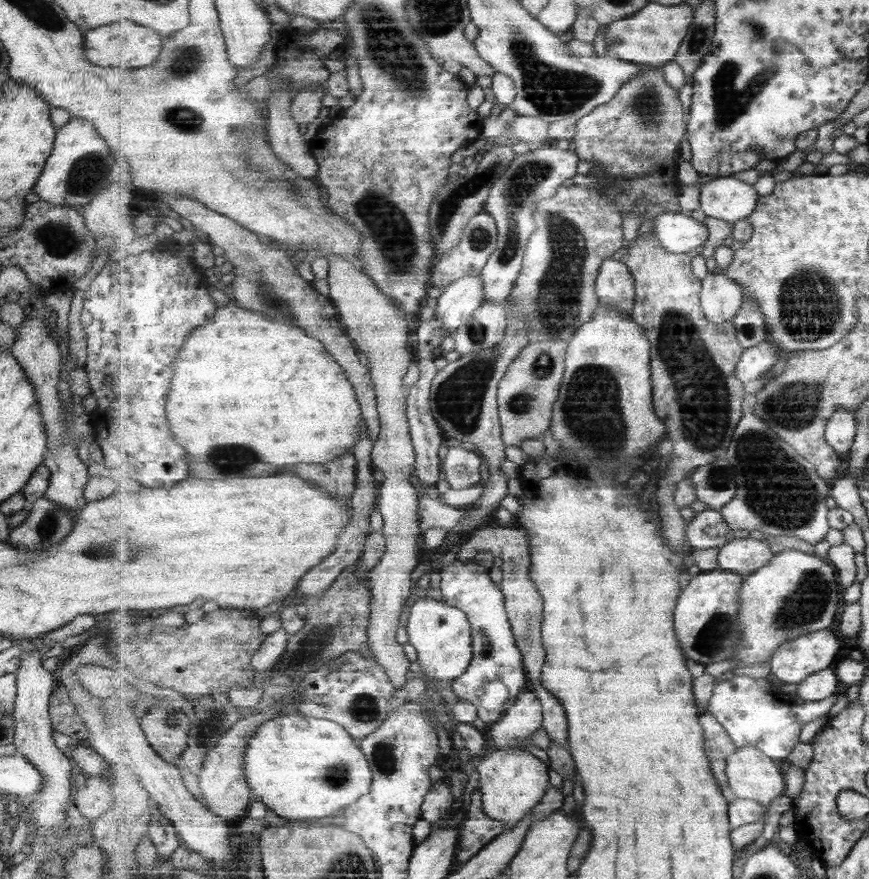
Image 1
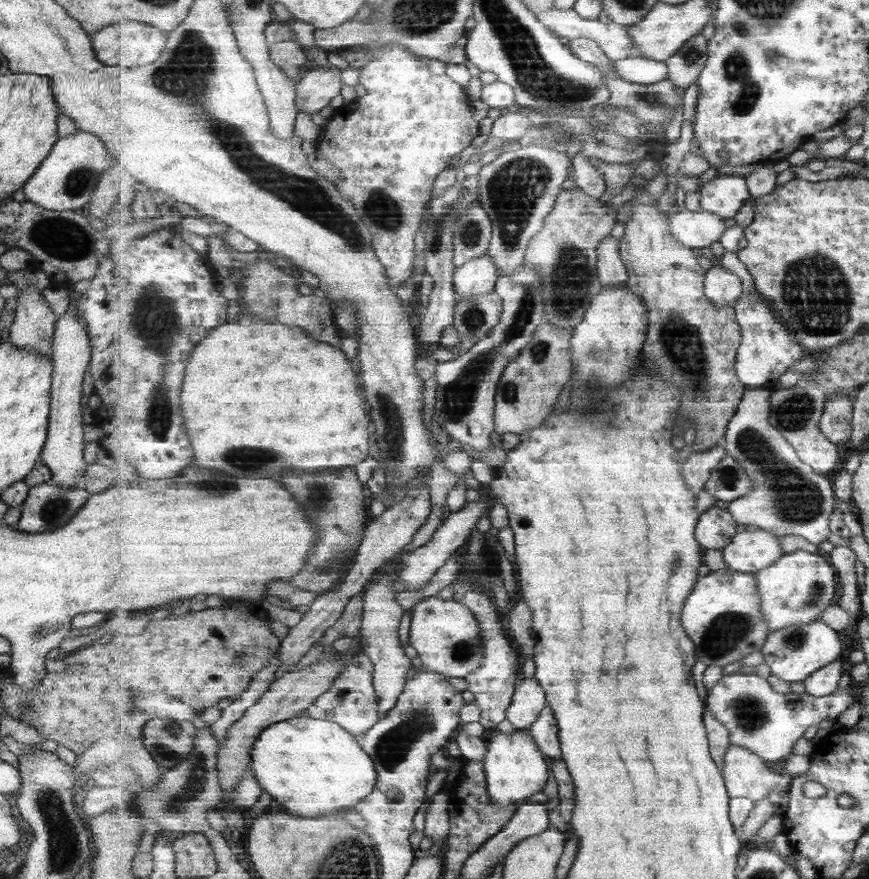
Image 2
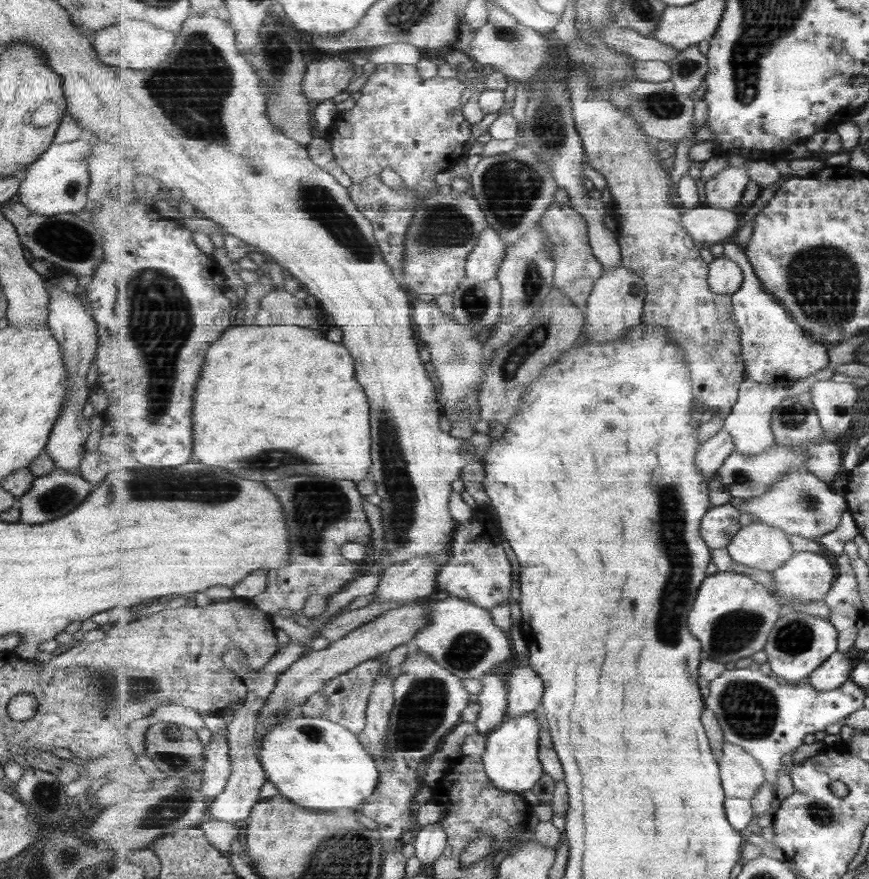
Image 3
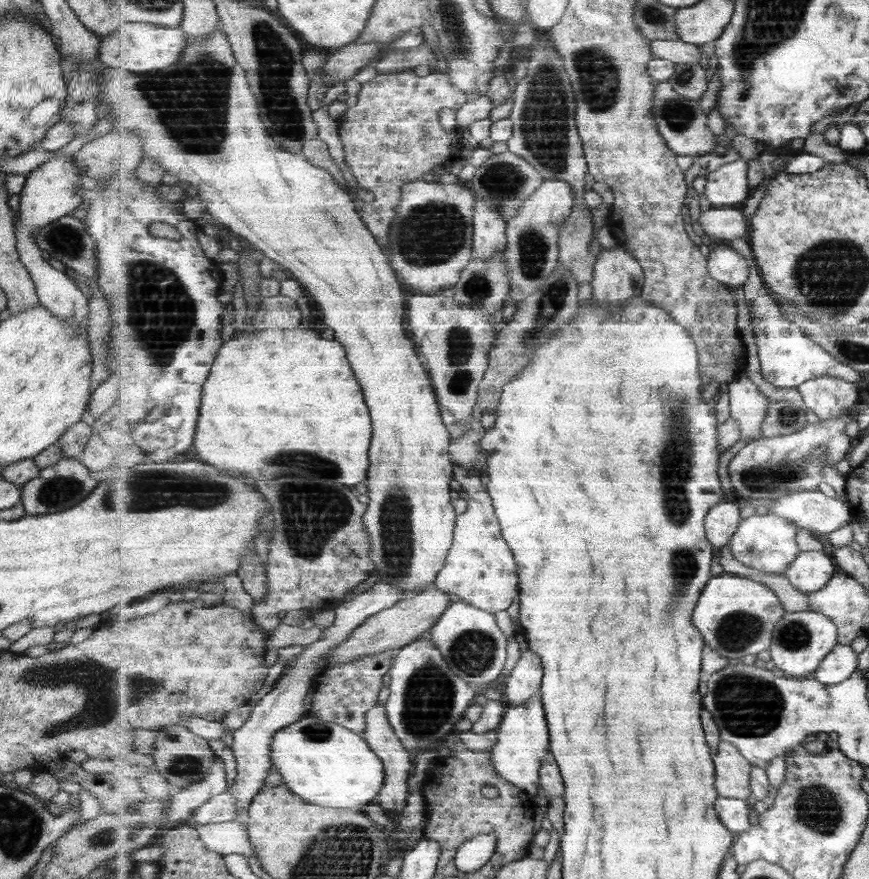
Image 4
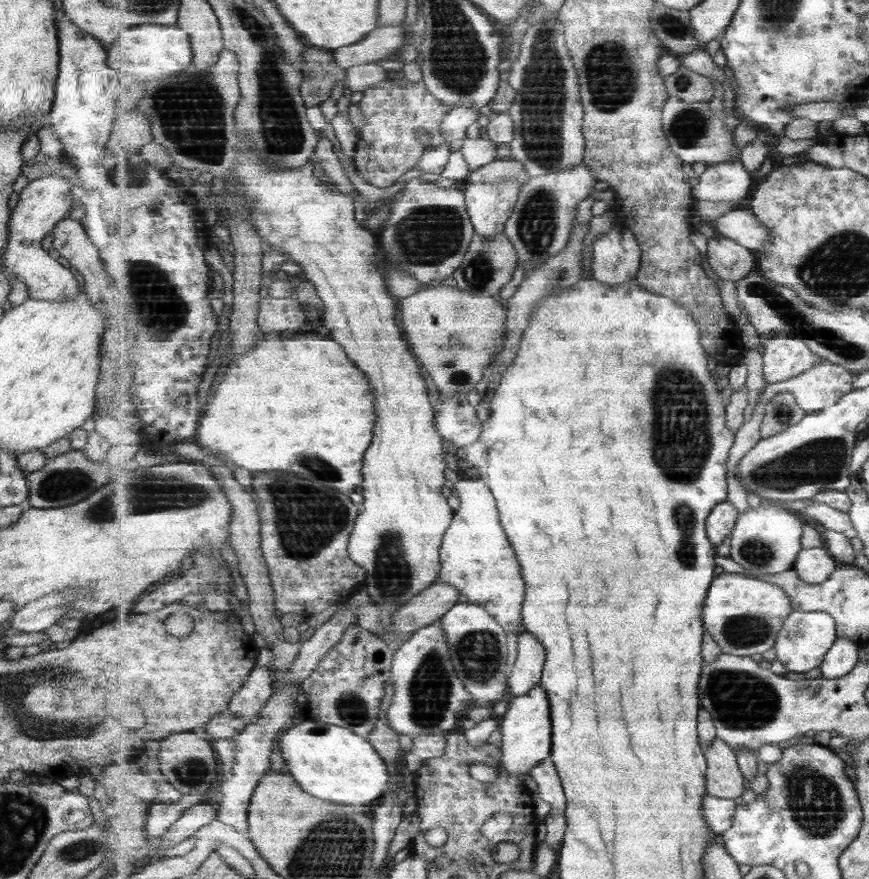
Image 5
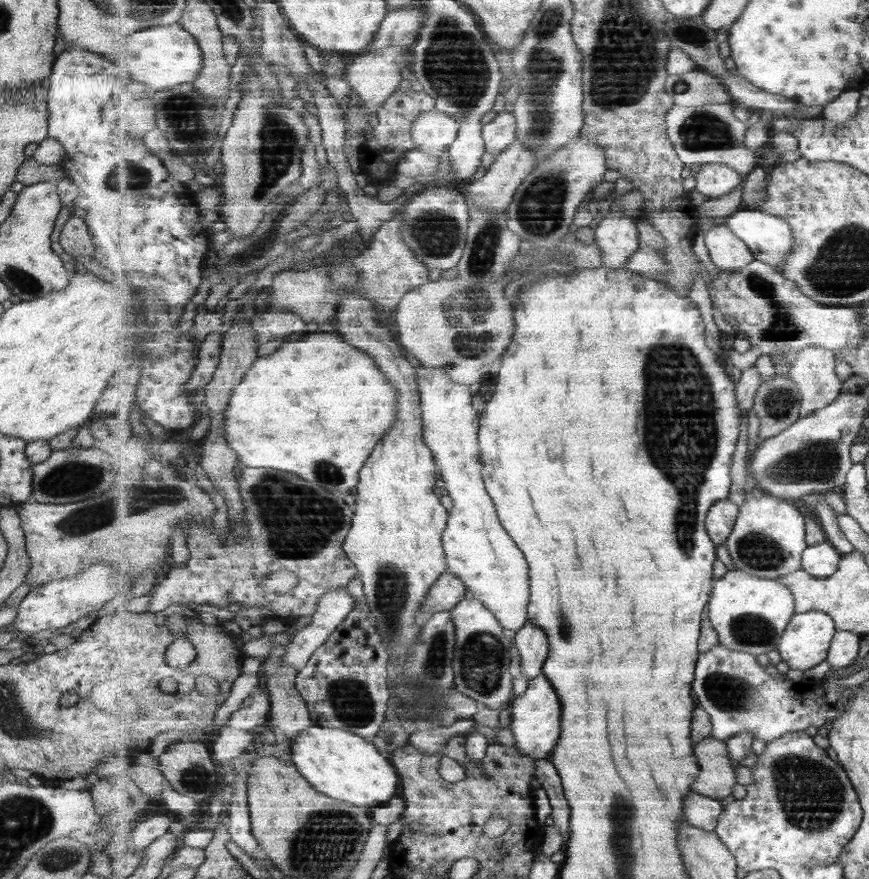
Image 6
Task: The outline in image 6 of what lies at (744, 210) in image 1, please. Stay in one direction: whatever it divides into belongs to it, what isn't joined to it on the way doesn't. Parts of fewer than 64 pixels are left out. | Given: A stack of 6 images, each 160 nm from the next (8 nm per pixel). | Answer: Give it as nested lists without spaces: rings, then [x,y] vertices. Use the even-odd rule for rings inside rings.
[[[707,164],[700,166],[696,174],[695,189],[706,197],[718,198],[741,188],[742,176],[727,164]]]

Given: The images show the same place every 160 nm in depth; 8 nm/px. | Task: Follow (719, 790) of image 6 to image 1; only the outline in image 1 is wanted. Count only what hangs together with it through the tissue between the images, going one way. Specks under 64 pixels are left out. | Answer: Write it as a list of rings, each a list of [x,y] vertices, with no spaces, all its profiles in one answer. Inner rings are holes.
[[[738,747],[737,752],[728,757],[726,773],[728,774],[730,787],[738,798],[758,800],[766,808],[771,806],[771,802],[777,796],[786,792],[784,765],[774,761],[760,748]]]

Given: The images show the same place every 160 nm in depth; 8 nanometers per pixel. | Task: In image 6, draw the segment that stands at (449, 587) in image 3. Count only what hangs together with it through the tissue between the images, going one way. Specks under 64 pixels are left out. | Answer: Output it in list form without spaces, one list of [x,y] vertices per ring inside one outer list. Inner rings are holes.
[[[421,365],[416,368],[416,373],[421,395],[424,439],[440,466],[440,479],[445,483],[444,492],[454,500],[453,508],[449,510],[451,518],[448,519],[447,530],[442,536],[448,570],[465,582],[474,598],[481,600],[486,608],[495,614],[503,628],[513,636],[527,624],[530,616],[529,564],[525,560],[525,554],[517,548],[517,544],[503,528],[494,500],[487,490],[486,481],[483,480],[484,466],[478,437],[481,413],[474,407],[474,396],[469,387],[455,383],[442,368],[427,368]]]

